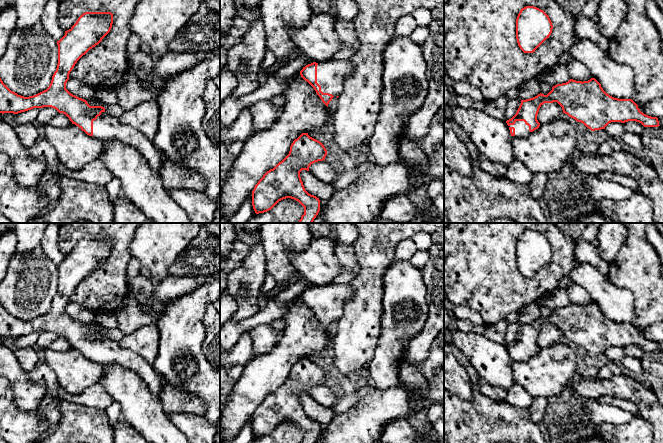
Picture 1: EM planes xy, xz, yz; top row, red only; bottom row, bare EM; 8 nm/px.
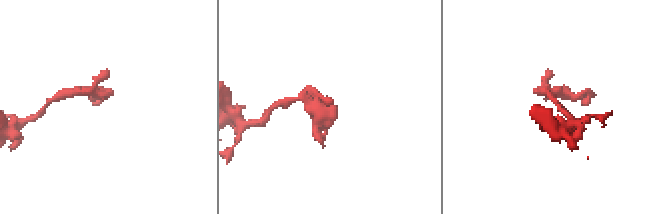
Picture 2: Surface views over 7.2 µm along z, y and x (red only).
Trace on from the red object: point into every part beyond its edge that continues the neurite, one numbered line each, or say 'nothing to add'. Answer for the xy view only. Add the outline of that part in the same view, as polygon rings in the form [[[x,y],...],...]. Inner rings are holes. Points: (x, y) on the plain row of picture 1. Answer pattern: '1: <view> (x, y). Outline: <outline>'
1: xy (106, 351). Outline: [[[102,336],[93,345],[92,361],[102,366],[117,364],[130,369],[145,382],[152,395],[159,396],[162,383],[160,376],[154,370],[153,366],[135,352],[122,348],[119,341]]]

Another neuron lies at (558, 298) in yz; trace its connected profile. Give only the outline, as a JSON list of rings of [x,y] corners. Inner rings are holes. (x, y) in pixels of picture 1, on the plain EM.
[[[557,288],[552,292],[547,293],[541,298],[541,303],[547,306],[552,311],[557,308],[566,307],[570,304],[567,290],[563,288]]]

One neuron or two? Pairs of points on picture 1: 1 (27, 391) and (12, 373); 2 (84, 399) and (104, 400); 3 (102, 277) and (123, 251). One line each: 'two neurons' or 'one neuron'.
1: one neuron
2: one neuron
3: one neuron

